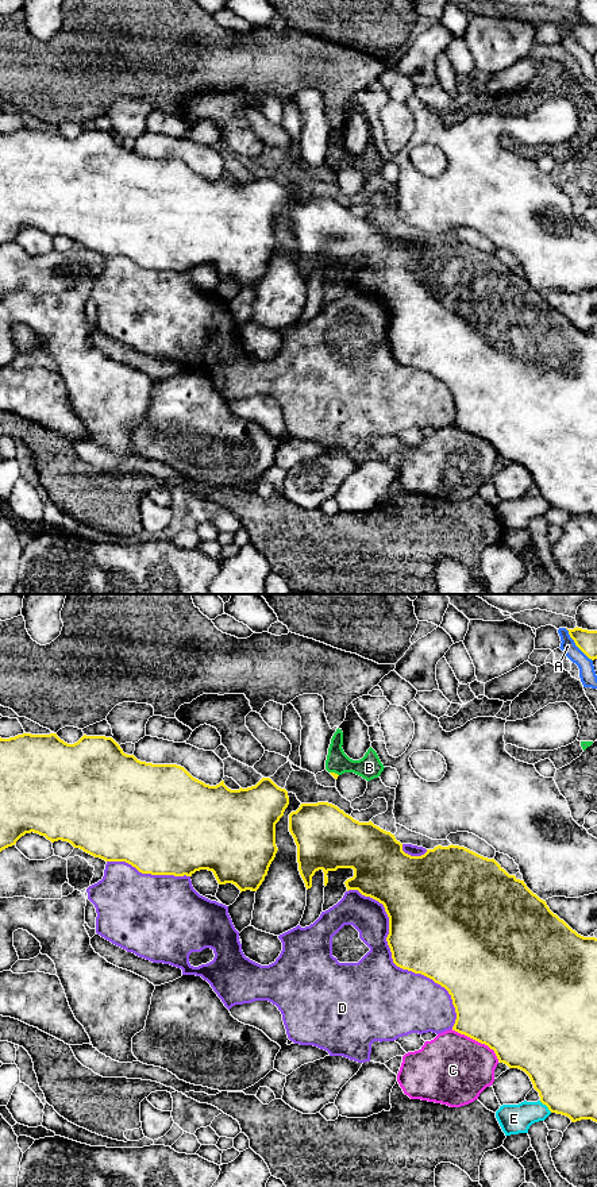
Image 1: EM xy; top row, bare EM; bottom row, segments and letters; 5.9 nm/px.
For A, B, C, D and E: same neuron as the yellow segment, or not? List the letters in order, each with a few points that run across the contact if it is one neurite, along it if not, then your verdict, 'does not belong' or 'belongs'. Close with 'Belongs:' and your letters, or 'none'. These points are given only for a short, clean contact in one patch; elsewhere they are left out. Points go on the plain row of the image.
A: does not belong
B: does not belong
C: does not belong
D: does not belong
E: does not belong
Belongs: none

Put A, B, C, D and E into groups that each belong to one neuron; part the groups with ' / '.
A / B / C / D / E

